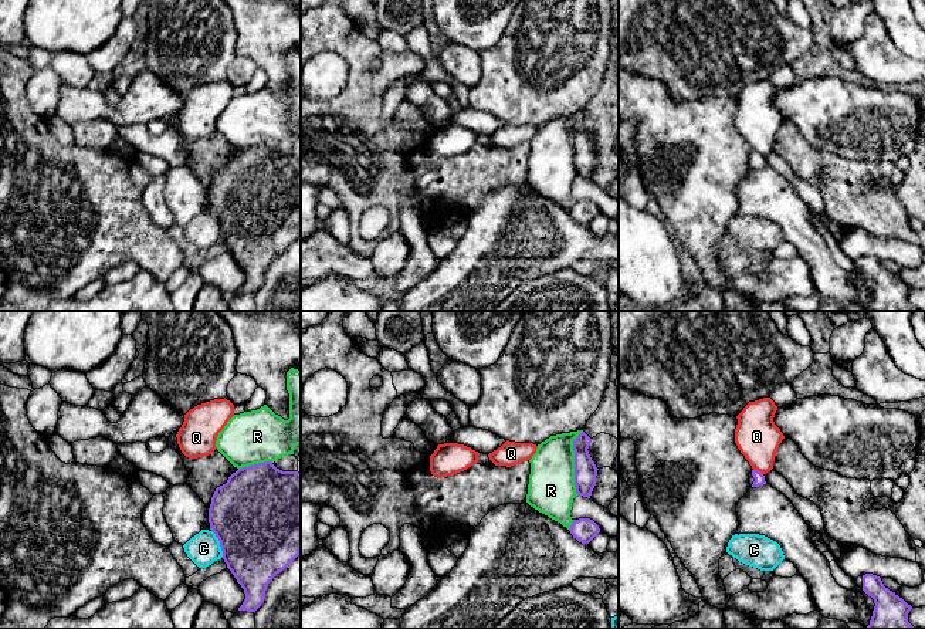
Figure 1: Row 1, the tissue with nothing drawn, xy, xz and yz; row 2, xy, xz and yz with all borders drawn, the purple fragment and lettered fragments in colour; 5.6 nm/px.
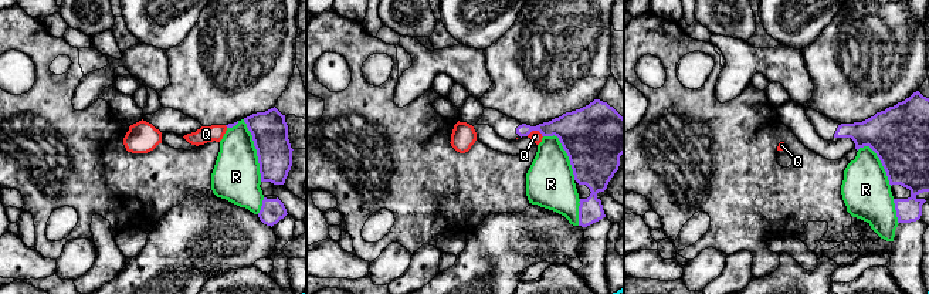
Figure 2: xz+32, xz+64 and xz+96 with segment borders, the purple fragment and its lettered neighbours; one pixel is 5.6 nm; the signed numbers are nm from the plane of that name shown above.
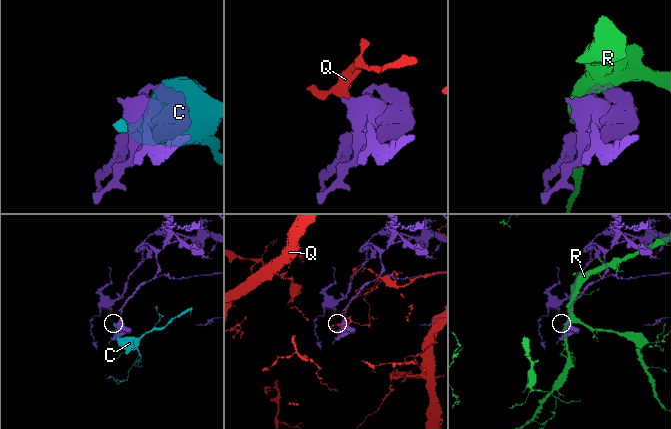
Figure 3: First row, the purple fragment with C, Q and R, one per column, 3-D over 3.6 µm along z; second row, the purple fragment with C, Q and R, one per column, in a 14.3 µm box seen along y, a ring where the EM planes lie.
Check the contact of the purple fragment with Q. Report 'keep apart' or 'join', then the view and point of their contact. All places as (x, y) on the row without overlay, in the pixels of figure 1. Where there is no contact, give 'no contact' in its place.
keep apart | yz (756, 152)

